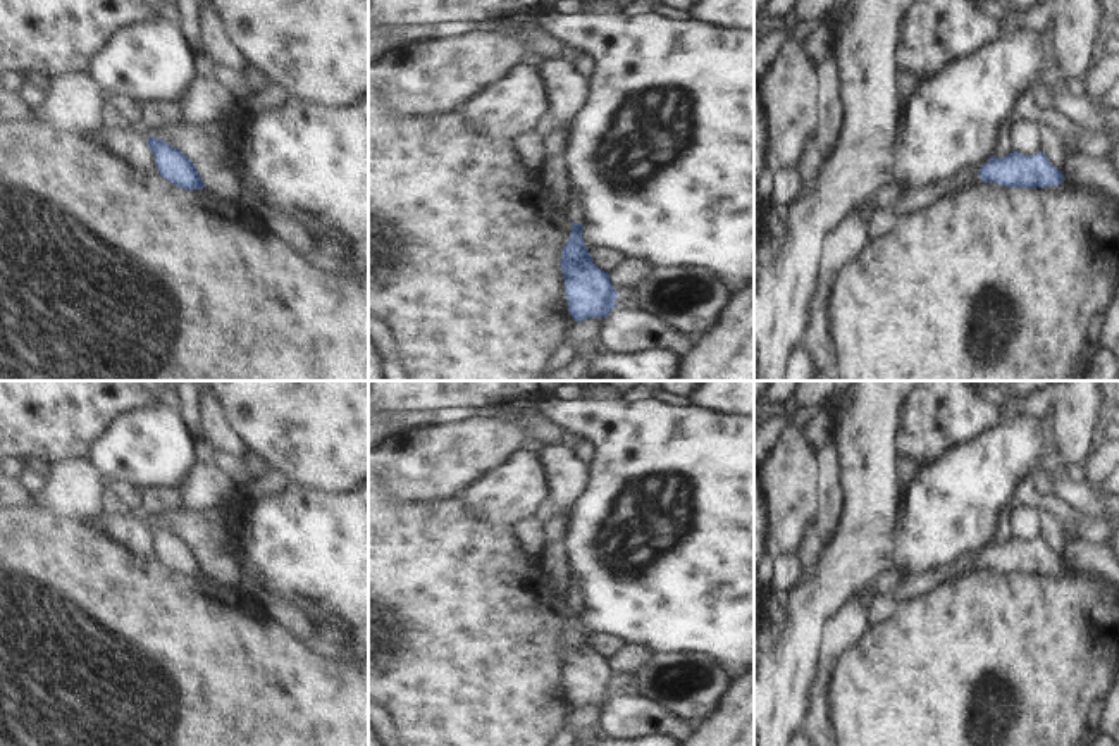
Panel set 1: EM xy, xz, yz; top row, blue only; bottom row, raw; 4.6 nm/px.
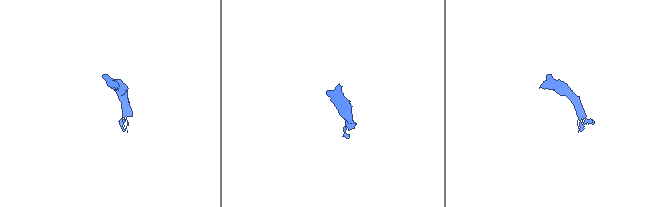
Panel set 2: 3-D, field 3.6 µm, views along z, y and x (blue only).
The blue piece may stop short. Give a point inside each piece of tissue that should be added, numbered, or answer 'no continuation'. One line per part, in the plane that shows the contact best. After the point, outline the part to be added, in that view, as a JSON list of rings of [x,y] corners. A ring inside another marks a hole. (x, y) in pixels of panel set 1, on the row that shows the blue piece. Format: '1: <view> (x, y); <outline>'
1: xz (574, 209); [[[577,193],[570,195],[568,205],[566,205],[566,215],[572,222],[584,224],[584,212],[582,203]]]

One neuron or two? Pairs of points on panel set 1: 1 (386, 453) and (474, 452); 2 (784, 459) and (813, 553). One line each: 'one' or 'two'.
1: one
2: two

